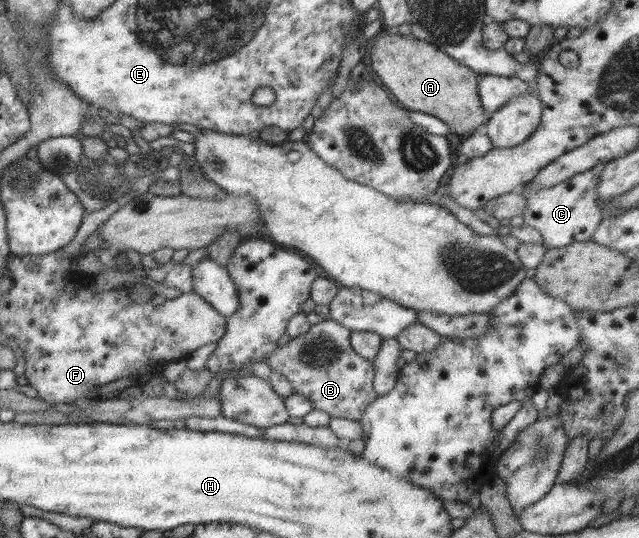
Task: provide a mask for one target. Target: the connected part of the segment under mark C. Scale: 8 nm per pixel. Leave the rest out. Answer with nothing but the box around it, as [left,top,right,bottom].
[517,162,605,249]

